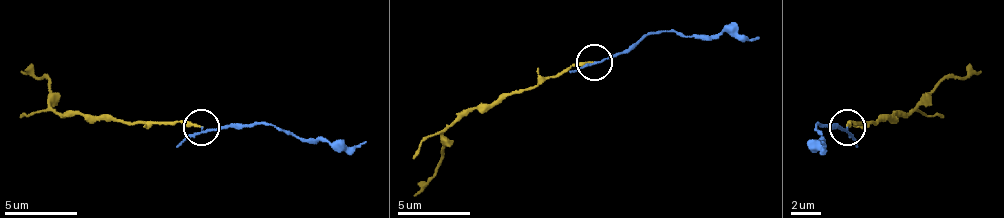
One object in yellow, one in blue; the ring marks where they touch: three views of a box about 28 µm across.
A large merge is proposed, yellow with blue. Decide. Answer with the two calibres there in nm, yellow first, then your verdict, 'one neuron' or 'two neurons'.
170 nm thick on the yellow side, 130 nm on the other; two neurons

